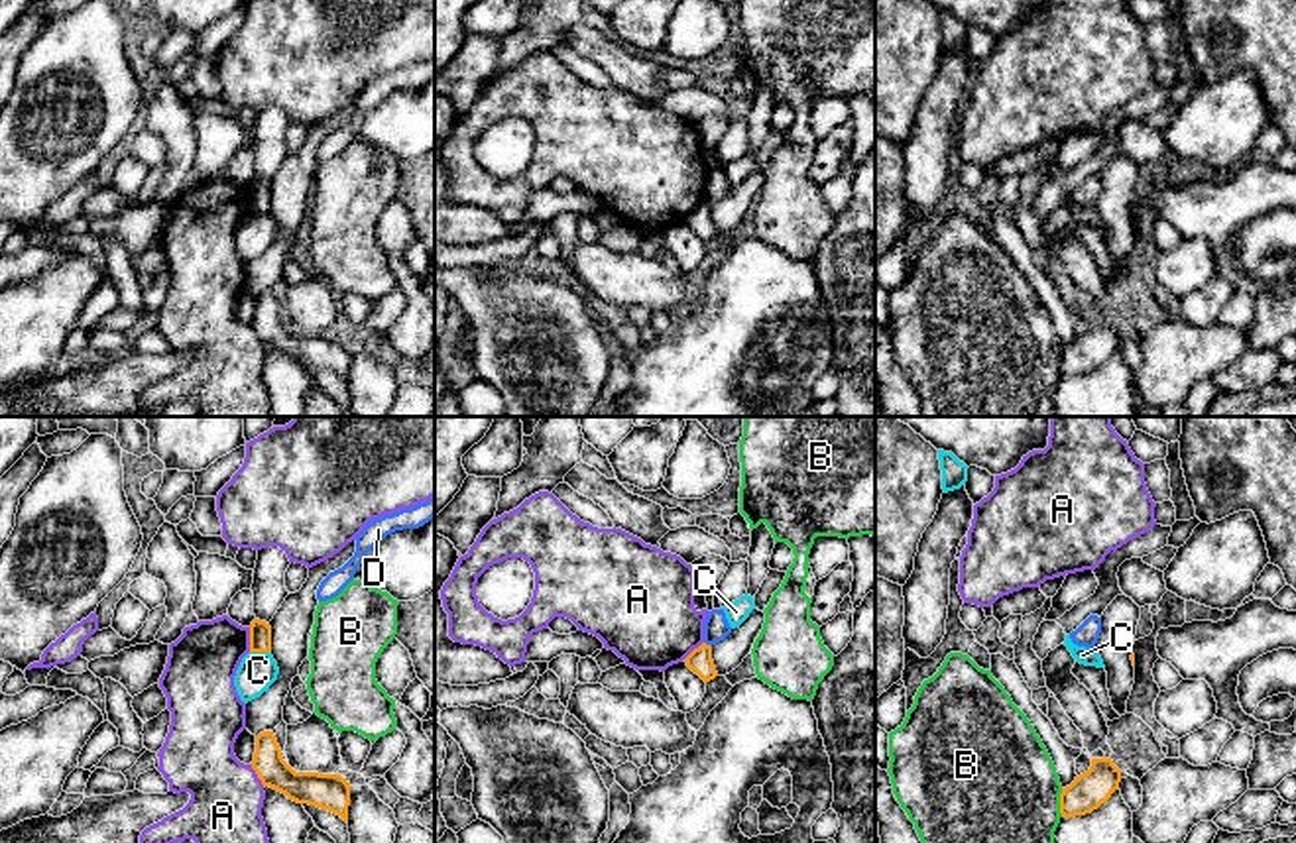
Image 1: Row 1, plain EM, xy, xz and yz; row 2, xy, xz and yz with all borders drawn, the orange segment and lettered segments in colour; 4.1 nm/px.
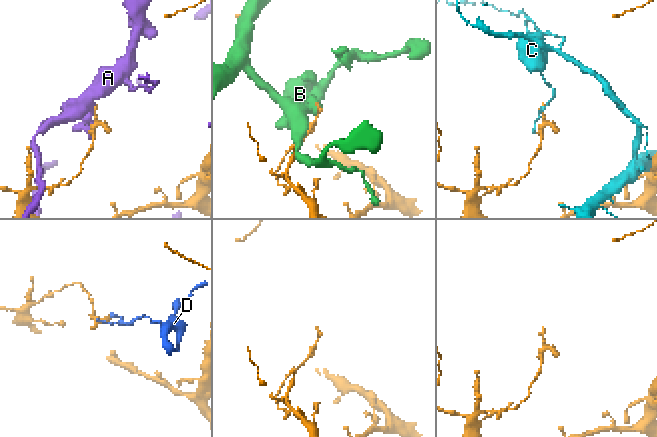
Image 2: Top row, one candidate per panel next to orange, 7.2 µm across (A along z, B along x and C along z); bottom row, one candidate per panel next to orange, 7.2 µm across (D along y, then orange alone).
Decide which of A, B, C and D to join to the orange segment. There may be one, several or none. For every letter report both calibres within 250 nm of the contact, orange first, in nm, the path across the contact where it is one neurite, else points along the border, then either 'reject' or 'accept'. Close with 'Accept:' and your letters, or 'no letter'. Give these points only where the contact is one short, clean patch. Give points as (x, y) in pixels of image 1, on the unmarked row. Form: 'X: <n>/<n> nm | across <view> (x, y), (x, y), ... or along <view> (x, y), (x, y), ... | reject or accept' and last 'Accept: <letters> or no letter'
A: 100/280 nm | reject
B: 150/500 nm | reject
C: 100/160 nm | reject
D: 100/110 nm | along xz (705, 201), (710, 207) | reject
Accept: no letter

